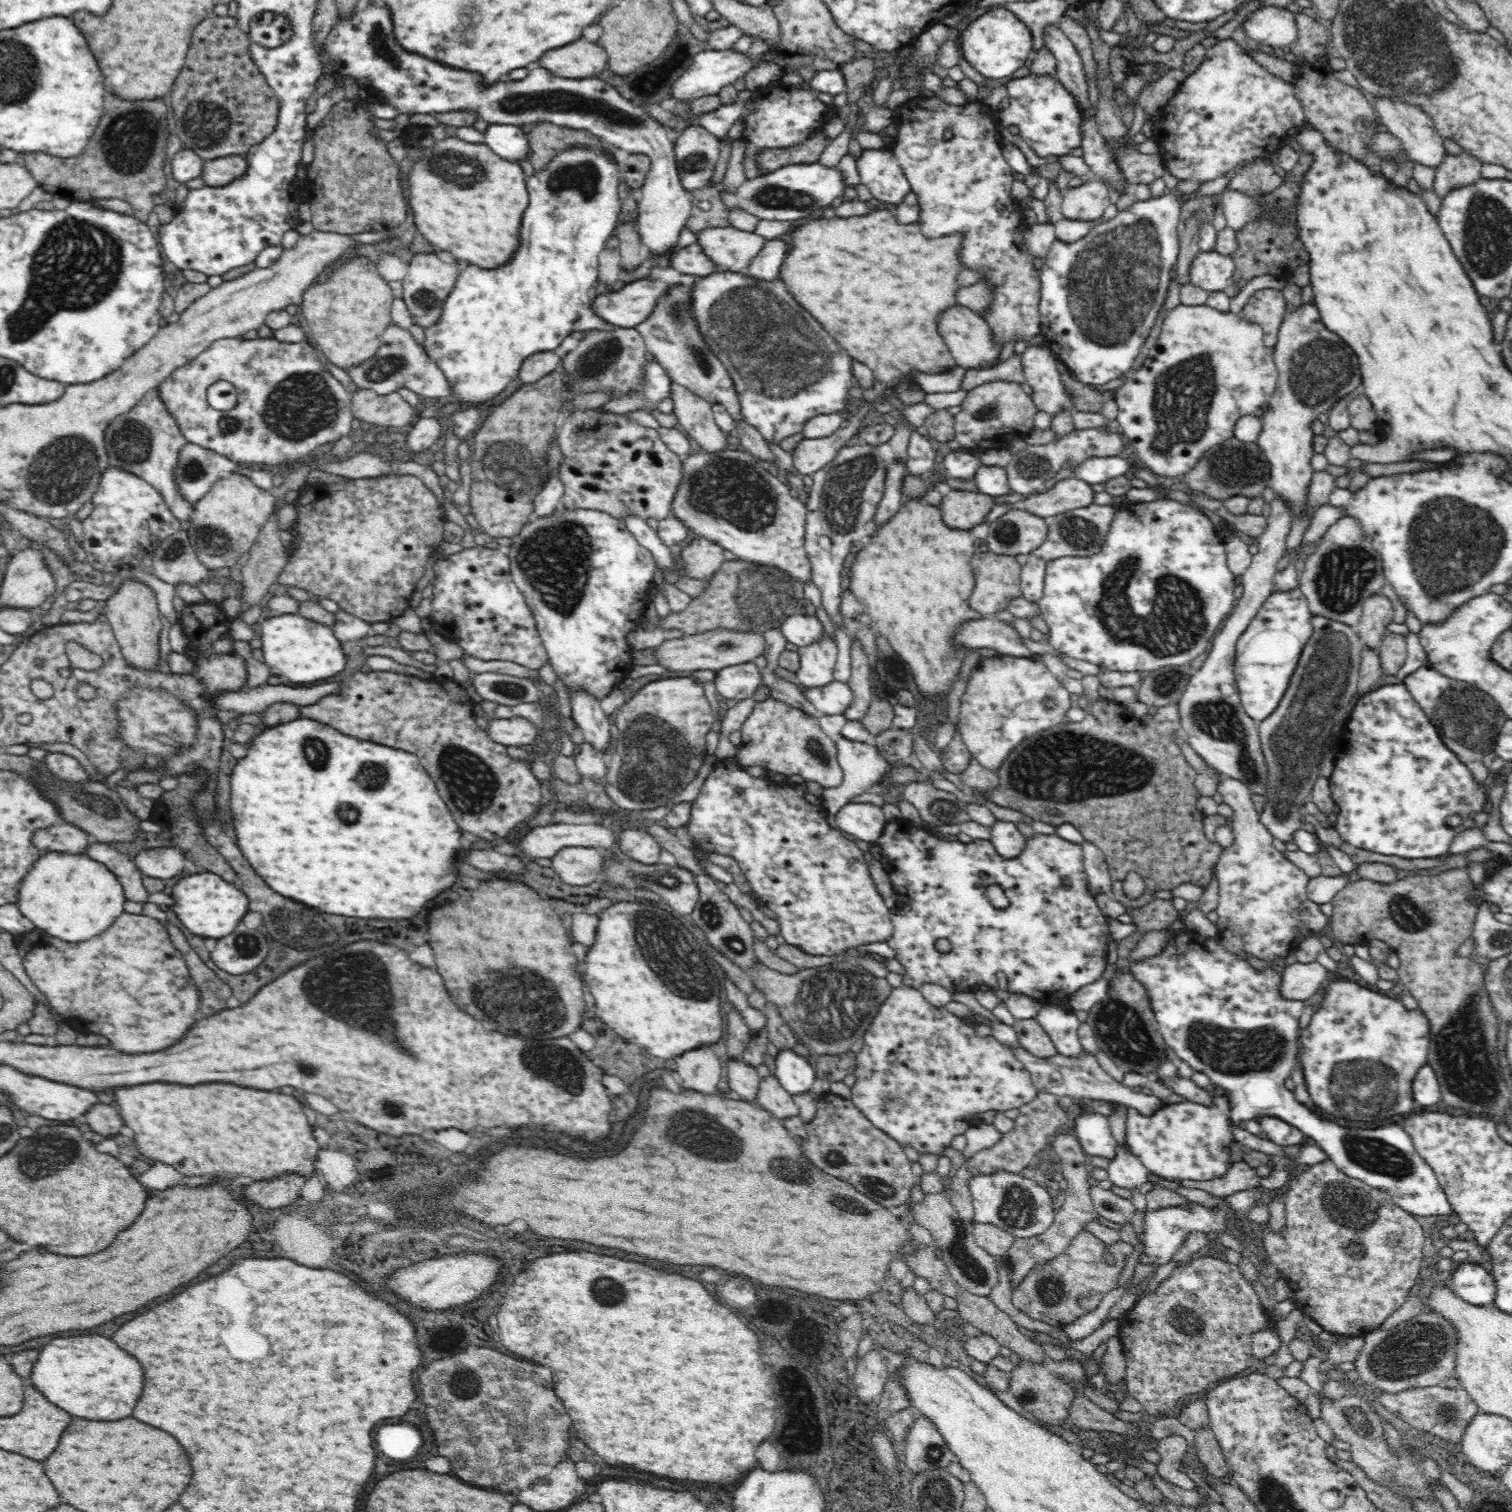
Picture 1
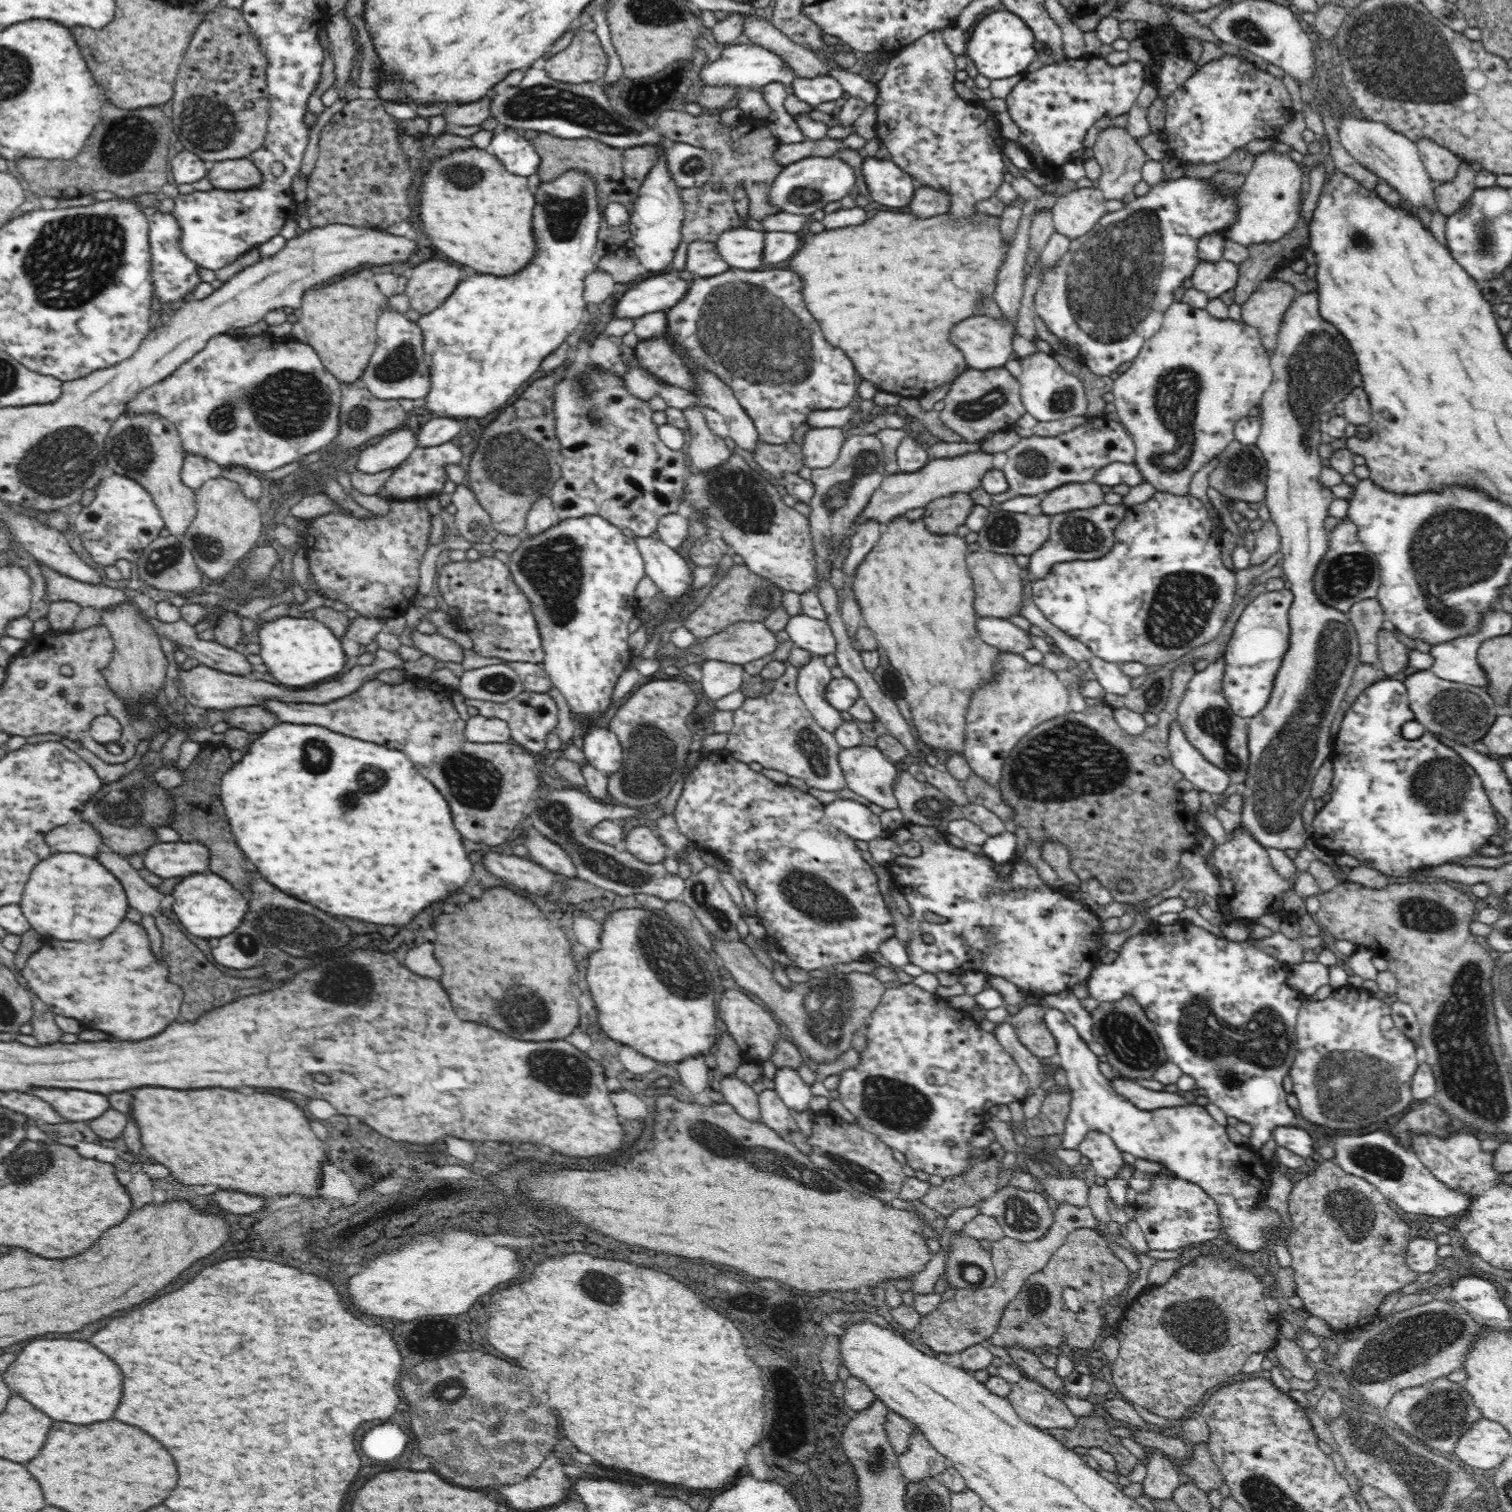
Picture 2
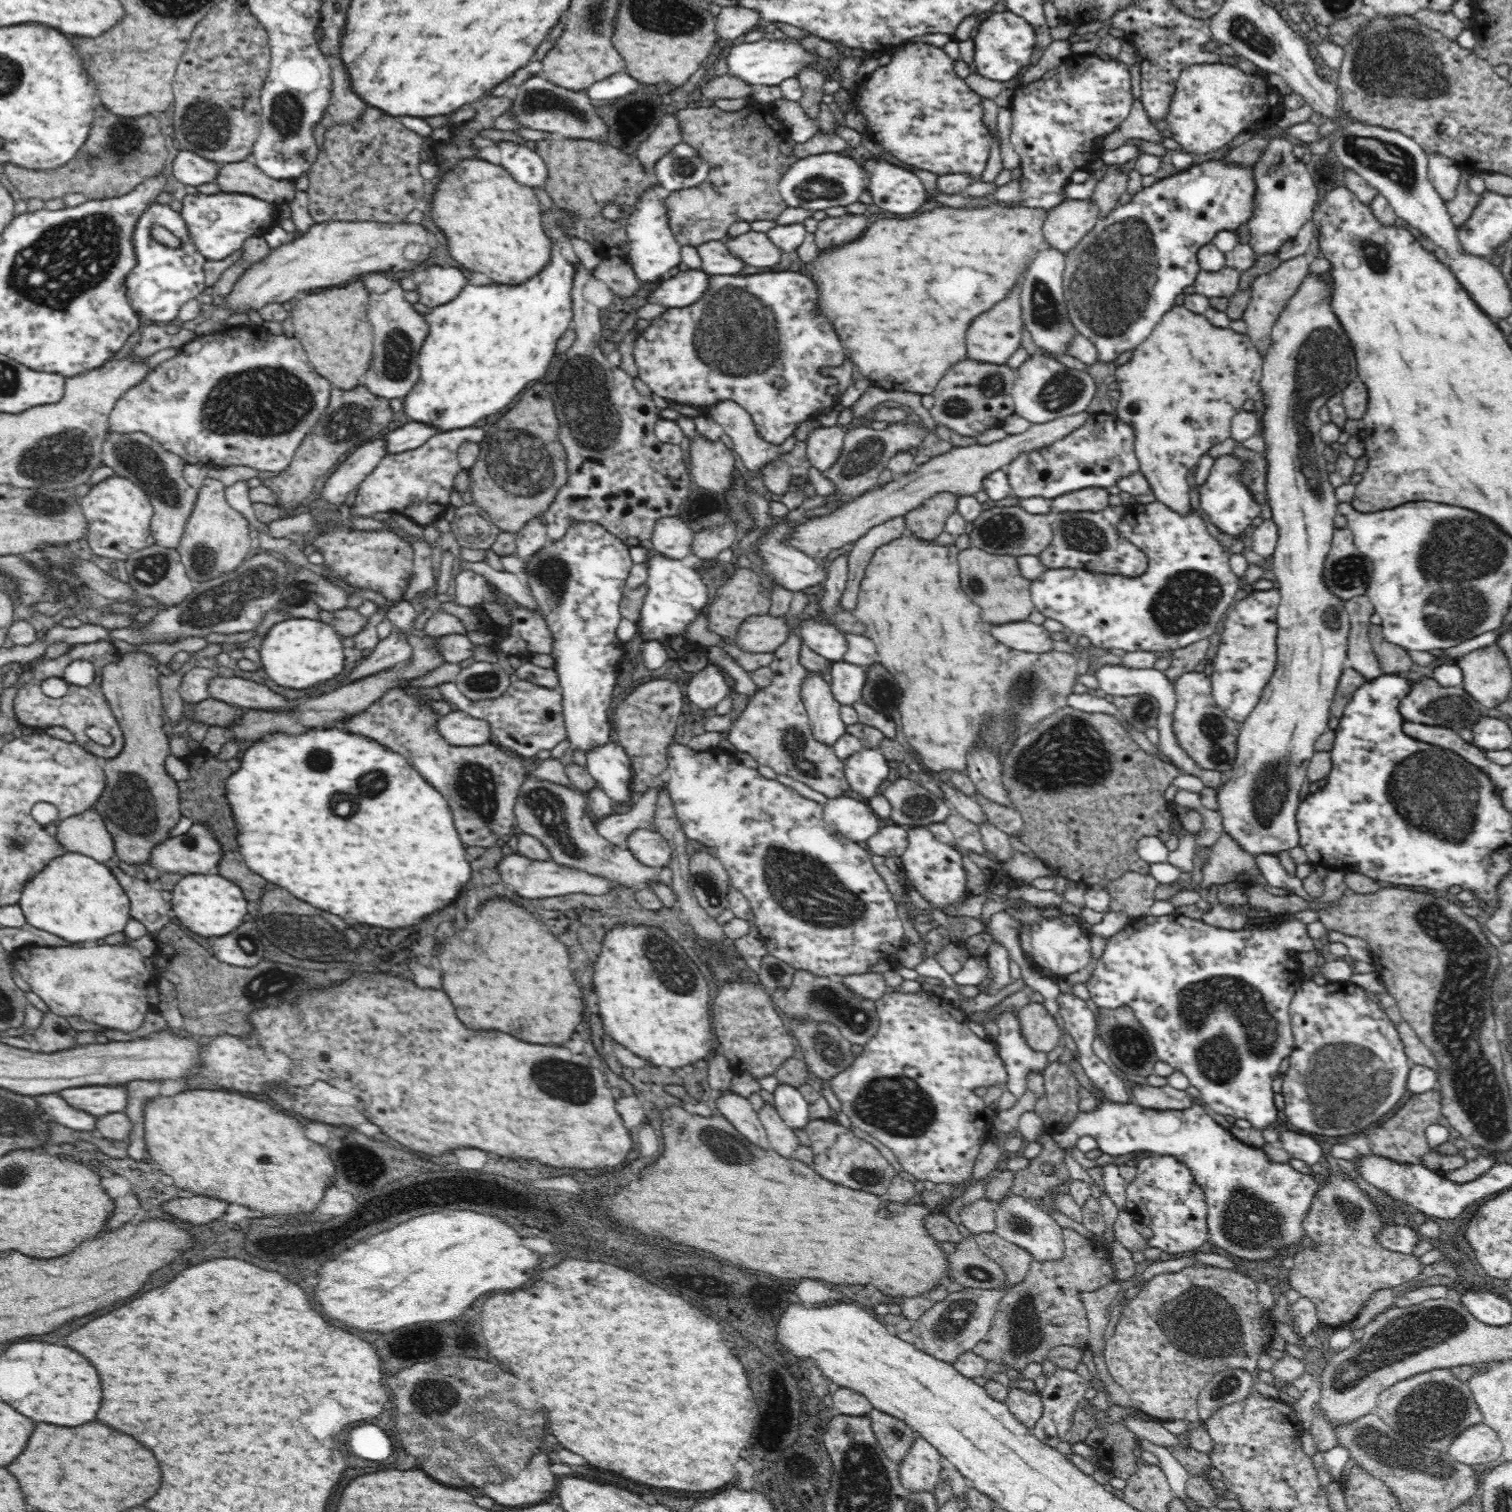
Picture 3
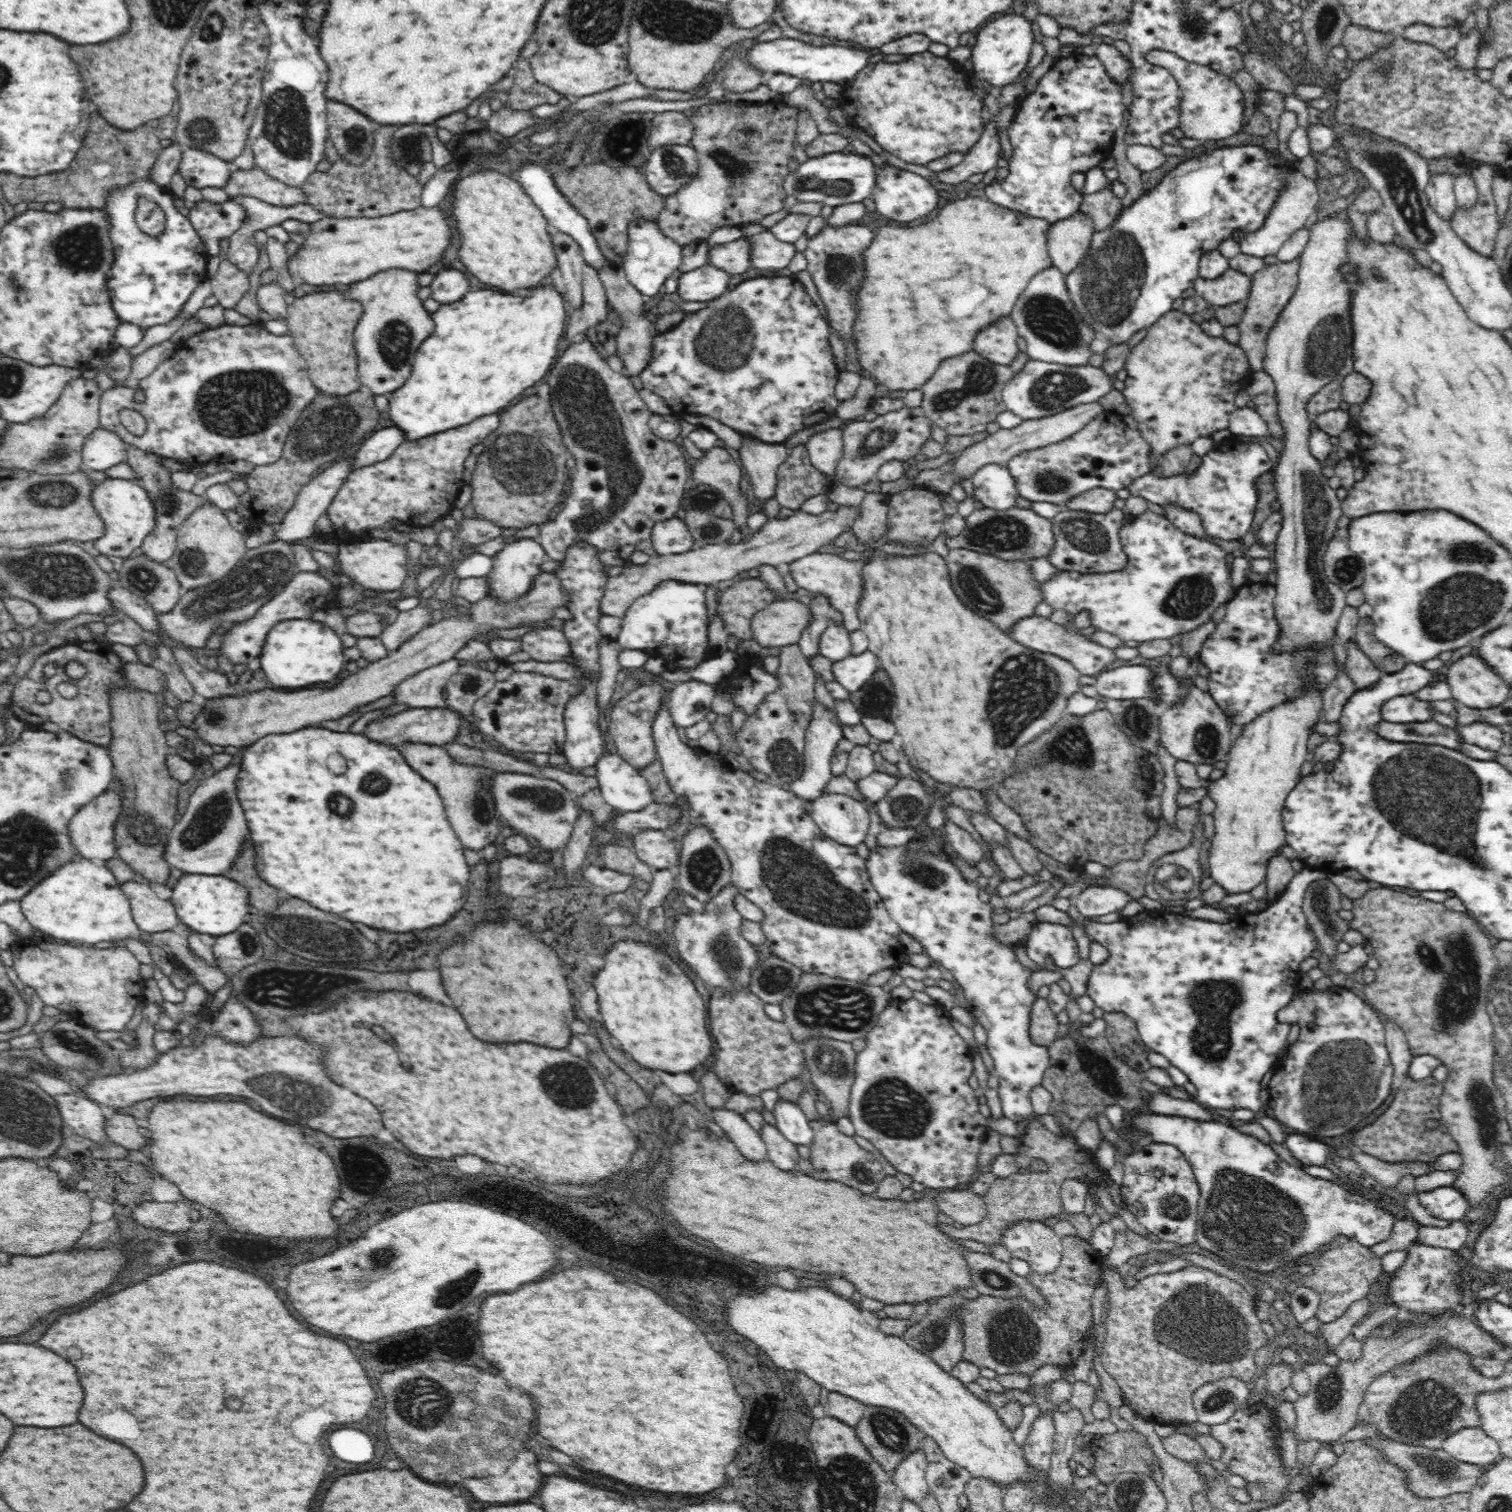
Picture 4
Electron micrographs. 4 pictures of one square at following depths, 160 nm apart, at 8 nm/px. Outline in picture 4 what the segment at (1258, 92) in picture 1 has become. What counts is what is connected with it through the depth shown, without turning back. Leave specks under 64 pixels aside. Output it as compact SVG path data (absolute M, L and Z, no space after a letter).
M1154 51L1148 54L1147 59L1172 72L1174 79L1180 84L1182 102L1179 128L1186 138L1194 138L1202 144L1206 140L1224 140L1243 130L1244 94L1230 78L1220 77L1220 74L1203 66L1188 64L1176 54L1166 51Z

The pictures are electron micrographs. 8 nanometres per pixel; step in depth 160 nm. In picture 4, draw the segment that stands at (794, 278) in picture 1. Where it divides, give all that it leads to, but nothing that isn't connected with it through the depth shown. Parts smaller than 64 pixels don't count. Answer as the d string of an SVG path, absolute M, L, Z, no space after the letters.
M964 198L954 204L948 204L938 210L936 218L932 218L920 226L912 226L912 228L882 226L882 228L878 228L874 246L870 246L870 250L866 254L866 270L870 270L870 278L866 278L866 290L862 290L862 318L858 318L857 346L859 349L857 358L862 368L877 378L881 385L891 390L916 390L934 374L934 370L938 368L938 362L942 362L942 358L954 358L958 354L964 354L966 350L972 350L974 336L982 328L986 328L988 324L998 320L1000 316L1008 316L1014 308L1018 294L1026 288L1030 278L1036 272L1040 272L1042 268L1049 268L1053 265L1047 249L1050 228L1052 228L1052 223L1046 220L1031 217L1026 212L1000 206L986 198Z

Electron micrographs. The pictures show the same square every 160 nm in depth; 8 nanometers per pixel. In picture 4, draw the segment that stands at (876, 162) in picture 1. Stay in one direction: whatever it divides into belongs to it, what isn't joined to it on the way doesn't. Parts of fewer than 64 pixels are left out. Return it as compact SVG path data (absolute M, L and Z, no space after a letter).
M886 164L877 167L877 185L874 186L874 194L871 194L870 198L876 203L876 208L882 216L892 218L896 222L912 222L928 216L938 208L939 193L930 181L924 180L922 176Z

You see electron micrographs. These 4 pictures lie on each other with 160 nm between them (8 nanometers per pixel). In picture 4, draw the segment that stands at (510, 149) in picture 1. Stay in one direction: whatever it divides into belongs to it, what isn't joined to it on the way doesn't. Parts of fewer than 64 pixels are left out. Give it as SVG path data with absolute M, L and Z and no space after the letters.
M528 161L519 166L514 178L519 182L525 194L530 196L530 199L536 203L536 206L538 206L542 213L544 213L544 216L548 218L548 224L554 224L558 230L564 234L569 234L580 245L582 249L581 256L584 262L588 263L590 267L594 267L594 269L599 272L601 266L604 263L608 263L605 253L597 243L594 232L590 230L588 219L582 216L558 191L554 179L550 178L549 169L532 161Z

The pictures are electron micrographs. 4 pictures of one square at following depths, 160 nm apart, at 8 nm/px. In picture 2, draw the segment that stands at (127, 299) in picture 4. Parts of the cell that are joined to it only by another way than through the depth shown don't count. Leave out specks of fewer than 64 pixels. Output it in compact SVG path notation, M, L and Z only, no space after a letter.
M157 211L148 217L147 240L150 243L151 254L151 286L156 286L156 298L162 302L176 302L182 300L201 284L201 275L197 263L188 258L179 246L181 225L173 213L160 213Z

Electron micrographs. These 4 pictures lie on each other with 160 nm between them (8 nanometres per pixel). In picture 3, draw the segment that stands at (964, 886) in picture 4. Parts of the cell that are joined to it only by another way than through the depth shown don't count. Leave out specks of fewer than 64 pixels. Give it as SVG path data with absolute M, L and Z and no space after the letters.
M1008 1012L998 1020L1000 1034L998 1042L999 1059L1003 1062L1003 1071L1007 1074L1007 1090L1020 1097L1026 1093L1026 1076L1030 1072L1043 1072L1048 1066L1048 1056L1034 1051L1022 1035L1021 1013Z

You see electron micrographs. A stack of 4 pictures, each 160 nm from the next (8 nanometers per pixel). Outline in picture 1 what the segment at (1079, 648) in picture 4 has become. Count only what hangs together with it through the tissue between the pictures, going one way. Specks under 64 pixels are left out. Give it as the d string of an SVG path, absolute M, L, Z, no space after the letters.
M970 620L962 630L962 642L970 648L994 648L1013 657L1030 657L1033 653L1022 644L1022 637L1010 623L1000 620Z

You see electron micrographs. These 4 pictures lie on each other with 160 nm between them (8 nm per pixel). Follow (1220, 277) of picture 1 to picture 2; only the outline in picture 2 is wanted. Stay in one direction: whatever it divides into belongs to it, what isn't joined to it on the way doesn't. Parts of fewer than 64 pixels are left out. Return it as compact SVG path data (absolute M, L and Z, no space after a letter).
M1224 258L1218 262L1200 261L1191 276L1193 287L1207 294L1209 299L1218 298L1227 290L1234 289L1240 266Z

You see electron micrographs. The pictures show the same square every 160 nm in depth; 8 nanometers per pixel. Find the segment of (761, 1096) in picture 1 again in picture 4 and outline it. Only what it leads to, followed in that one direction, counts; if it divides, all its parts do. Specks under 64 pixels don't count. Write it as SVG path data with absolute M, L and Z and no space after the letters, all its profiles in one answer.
M764 1121L761 1128L761 1137L766 1143L766 1160L772 1160L782 1170L794 1170L800 1155L794 1143L788 1141L776 1125L770 1125Z

